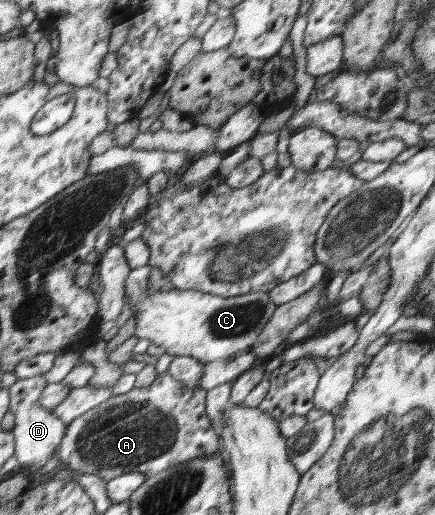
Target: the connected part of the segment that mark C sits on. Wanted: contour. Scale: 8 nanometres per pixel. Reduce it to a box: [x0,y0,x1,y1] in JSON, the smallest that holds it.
[126,264,278,364]

